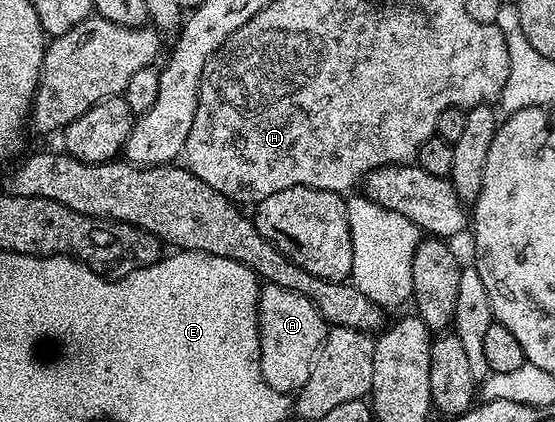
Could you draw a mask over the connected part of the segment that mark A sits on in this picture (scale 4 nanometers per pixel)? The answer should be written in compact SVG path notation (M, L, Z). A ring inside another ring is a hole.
M274 283L262 286L259 301L260 372L271 389L291 395L310 377L313 362L328 334L328 324L301 293Z

